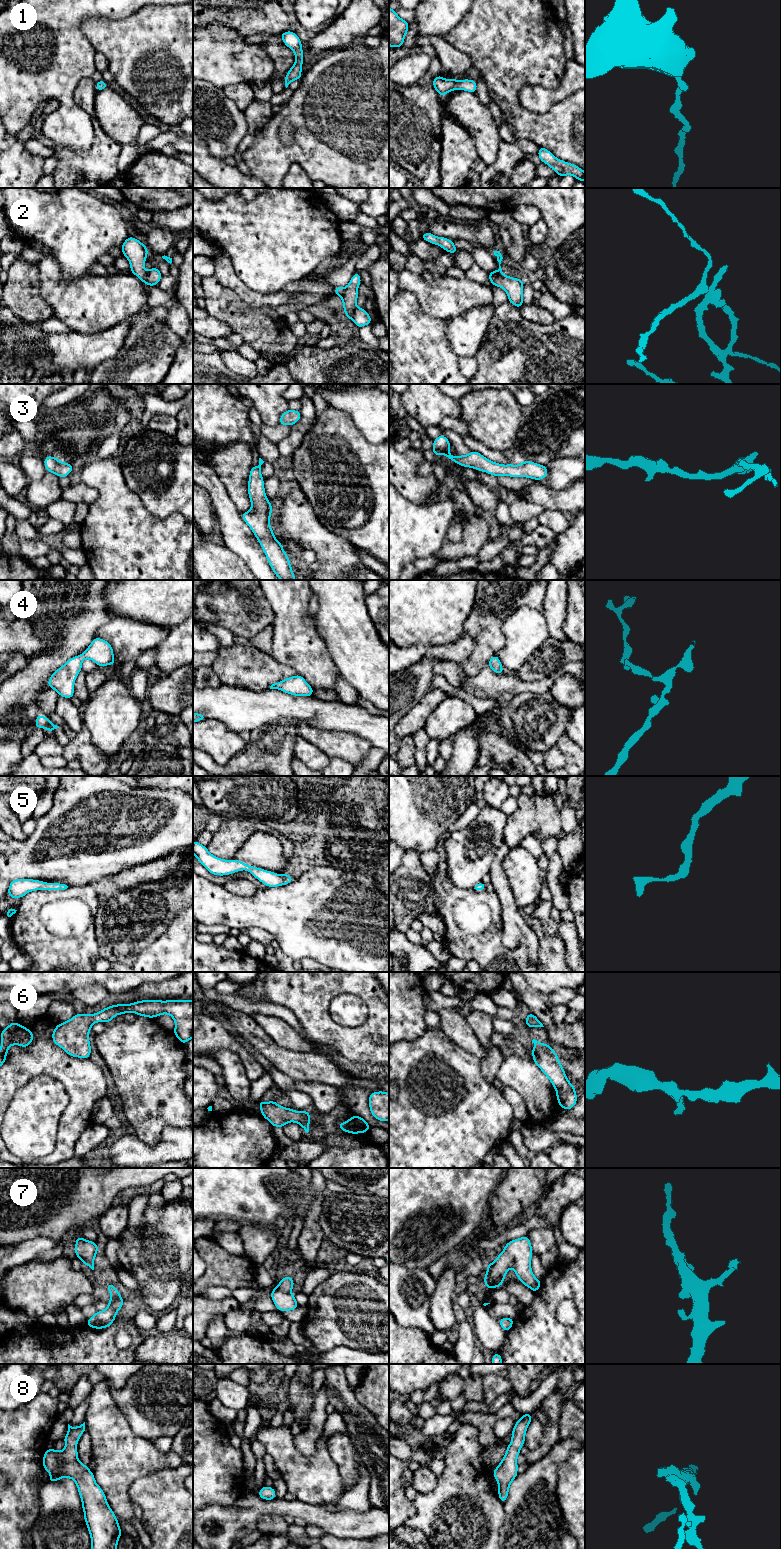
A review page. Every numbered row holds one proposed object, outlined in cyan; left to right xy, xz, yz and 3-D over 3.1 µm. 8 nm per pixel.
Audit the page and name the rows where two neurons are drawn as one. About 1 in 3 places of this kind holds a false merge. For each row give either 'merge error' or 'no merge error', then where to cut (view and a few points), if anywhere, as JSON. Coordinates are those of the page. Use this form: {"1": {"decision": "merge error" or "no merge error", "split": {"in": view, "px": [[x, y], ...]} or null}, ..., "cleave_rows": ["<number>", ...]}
{"1": {"decision": "no merge error", "split": null}, "2": {"decision": "merge error", "split": {"in": "xy", "px": [[147, 272], [147, 278], [144, 282]]}}, "3": {"decision": "no merge error", "split": null}, "4": {"decision": "no merge error", "split": null}, "5": {"decision": "no merge error", "split": null}, "6": {"decision": "no merge error", "split": null}, "7": {"decision": "no merge error", "split": null}, "8": {"decision": "no merge error", "split": null}, "cleave_rows": ["2"]}

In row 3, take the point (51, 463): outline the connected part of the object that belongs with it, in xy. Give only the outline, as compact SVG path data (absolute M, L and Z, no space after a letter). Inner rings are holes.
M46 456L43 460L46 470L59 478L69 476L70 472L75 467L72 464L59 461L54 456Z

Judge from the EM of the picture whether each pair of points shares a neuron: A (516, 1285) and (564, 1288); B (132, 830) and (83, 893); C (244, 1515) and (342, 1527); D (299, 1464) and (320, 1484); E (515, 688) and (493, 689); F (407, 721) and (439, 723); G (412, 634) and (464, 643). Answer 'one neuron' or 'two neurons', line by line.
A: two neurons
B: two neurons
C: one neuron
D: one neuron
E: one neuron
F: two neurons
G: two neurons

